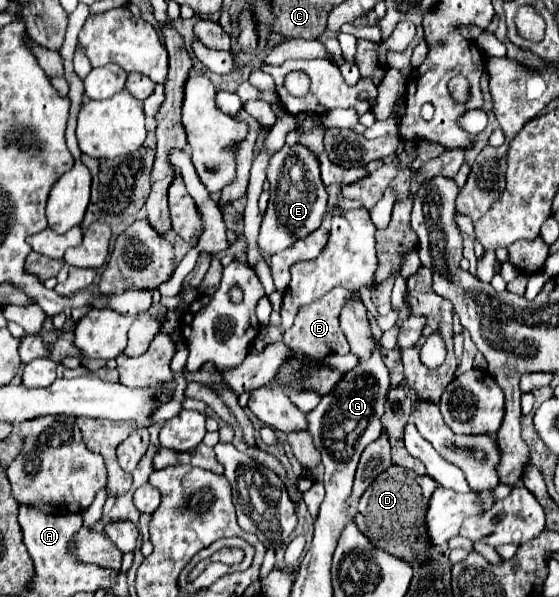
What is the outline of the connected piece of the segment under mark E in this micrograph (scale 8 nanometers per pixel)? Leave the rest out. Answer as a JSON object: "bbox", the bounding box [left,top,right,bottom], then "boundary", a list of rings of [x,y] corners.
{"bbox":[258,143,326,253],"boundary":[[[302,143],[284,145],[272,159],[266,169],[266,179],[270,181],[270,203],[262,219],[258,245],[266,253],[278,253],[290,247],[296,239],[302,239],[316,231],[326,215],[326,185],[320,179],[318,157]]]}

